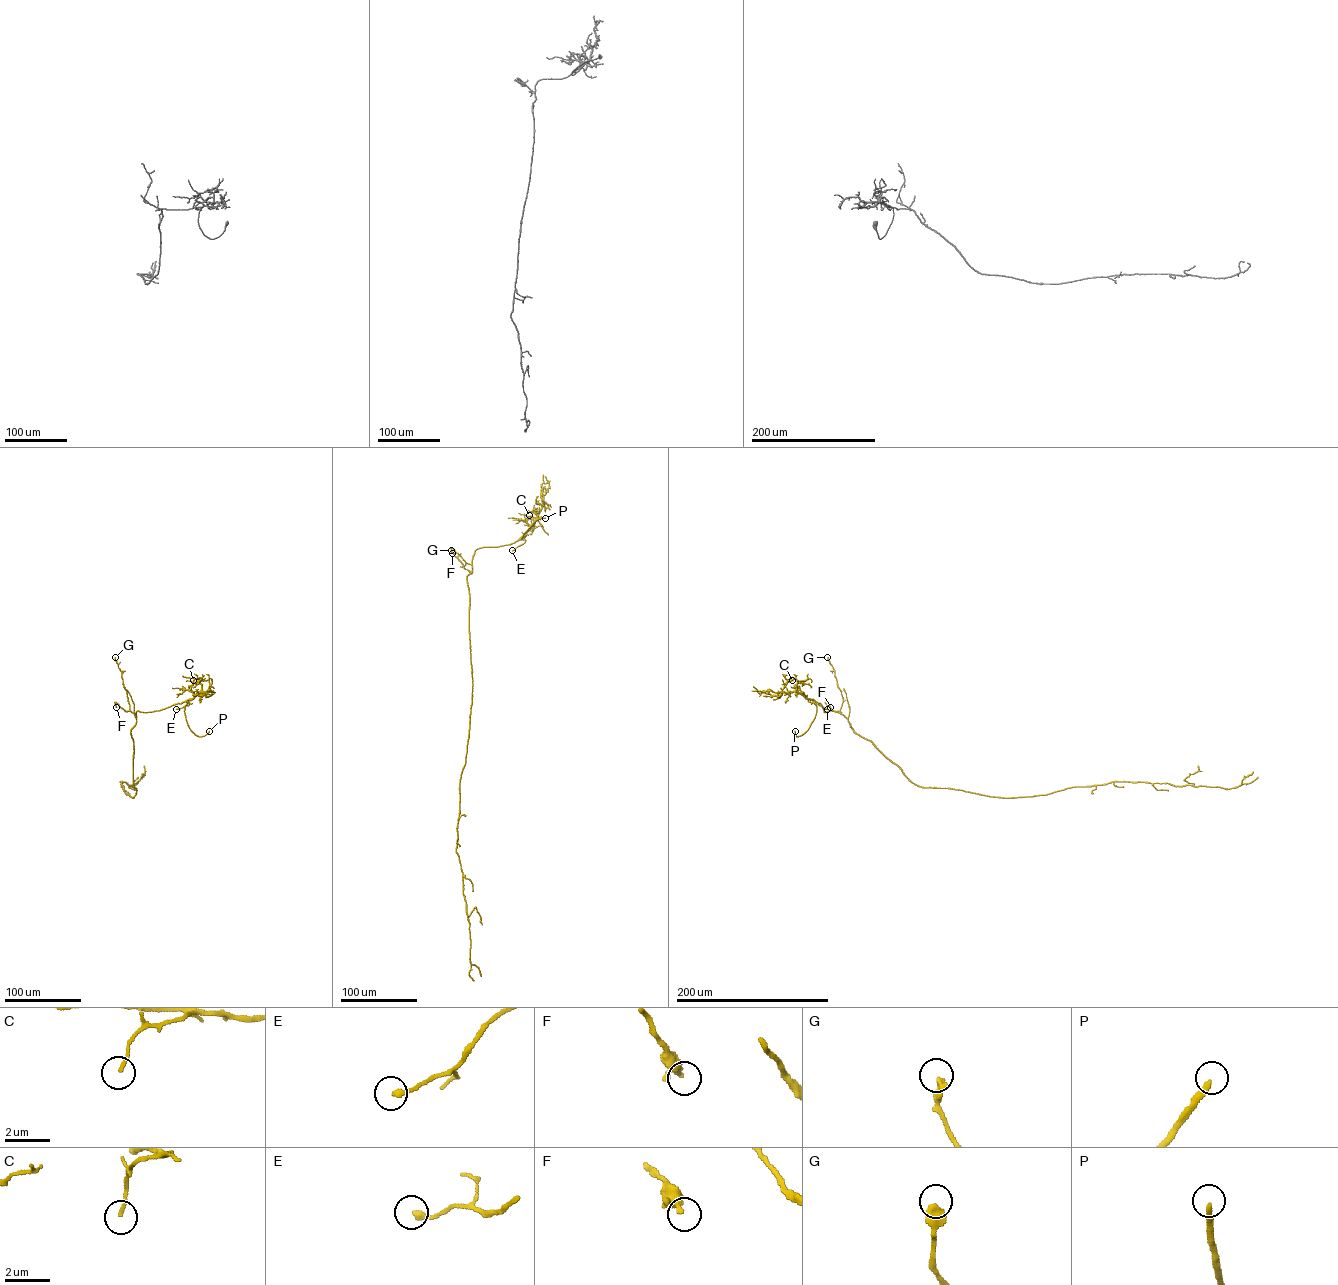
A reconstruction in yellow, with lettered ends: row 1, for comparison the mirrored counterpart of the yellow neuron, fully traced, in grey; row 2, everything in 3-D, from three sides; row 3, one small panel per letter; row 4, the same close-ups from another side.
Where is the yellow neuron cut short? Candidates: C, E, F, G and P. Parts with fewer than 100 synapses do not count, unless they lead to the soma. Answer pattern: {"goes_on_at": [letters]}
{"goes_on_at": ["P"]}

